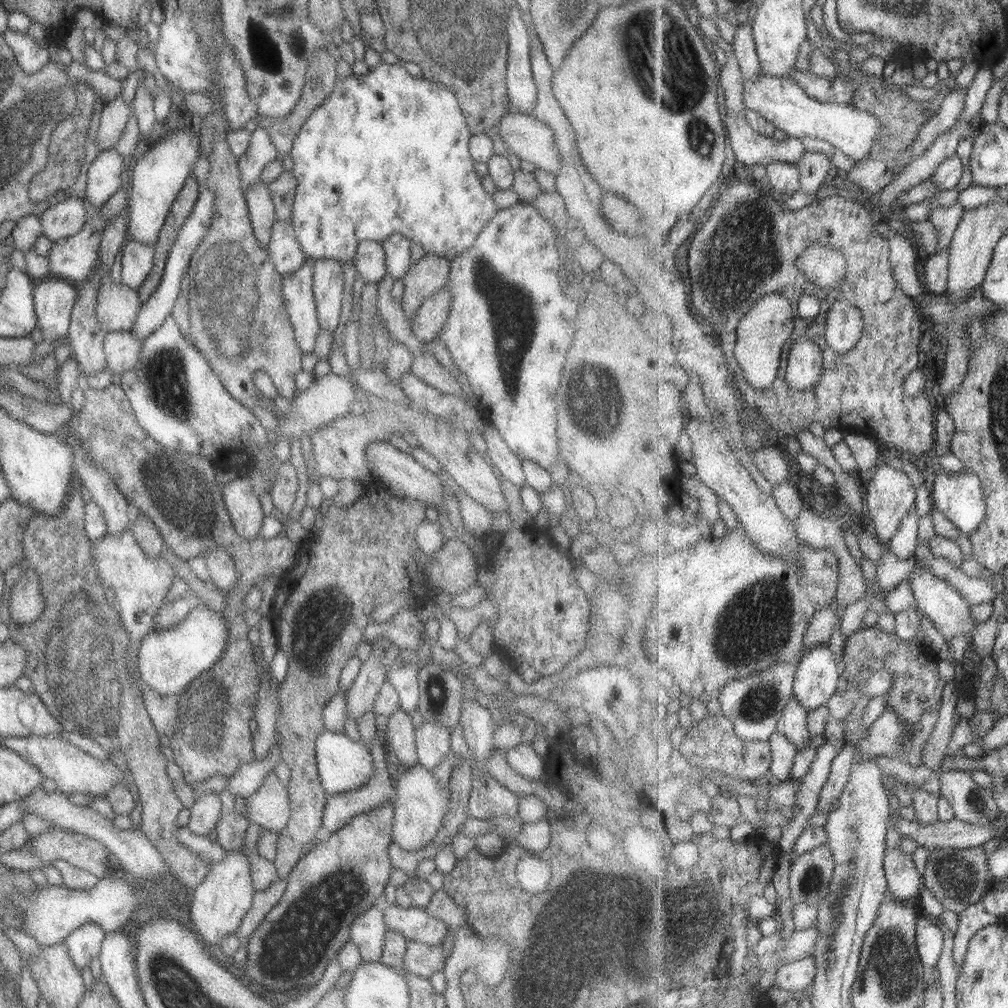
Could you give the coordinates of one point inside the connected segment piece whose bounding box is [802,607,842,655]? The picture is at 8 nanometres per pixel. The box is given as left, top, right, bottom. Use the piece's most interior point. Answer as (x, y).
(822, 627)

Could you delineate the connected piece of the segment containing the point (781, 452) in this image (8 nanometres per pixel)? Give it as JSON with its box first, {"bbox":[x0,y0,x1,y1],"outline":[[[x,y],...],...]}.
{"bbox":[754,444,792,484],"outline":[[[782,444],[764,447],[754,454],[757,459],[757,466],[763,472],[763,476],[771,484],[781,484],[781,482],[790,481],[792,473],[789,472],[787,462],[788,454]]]}

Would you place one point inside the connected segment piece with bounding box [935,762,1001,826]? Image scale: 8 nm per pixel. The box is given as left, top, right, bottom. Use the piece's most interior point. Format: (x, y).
(975, 805)

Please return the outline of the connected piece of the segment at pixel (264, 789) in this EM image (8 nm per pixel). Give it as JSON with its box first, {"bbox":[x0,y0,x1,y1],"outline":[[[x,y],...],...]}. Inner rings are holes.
{"bbox":[241,771,289,834],"outline":[[[273,771],[262,780],[258,790],[244,801],[245,815],[241,814],[241,818],[247,822],[252,821],[262,830],[277,834],[285,827],[289,815],[289,798]]]}

